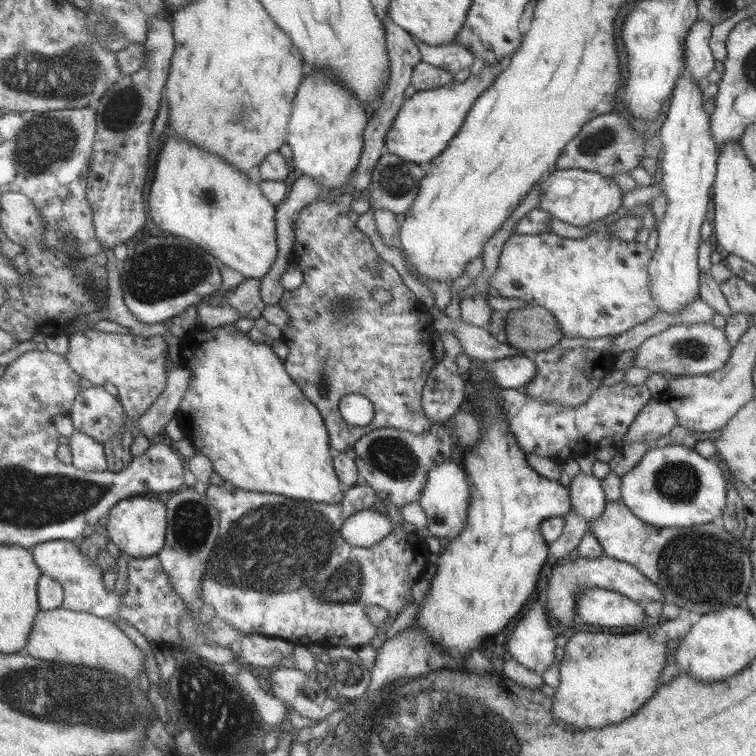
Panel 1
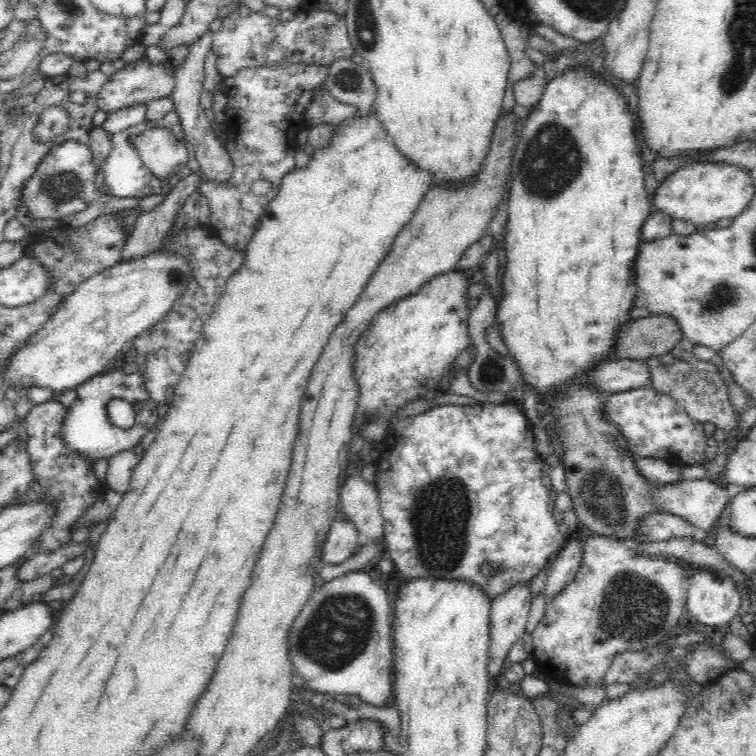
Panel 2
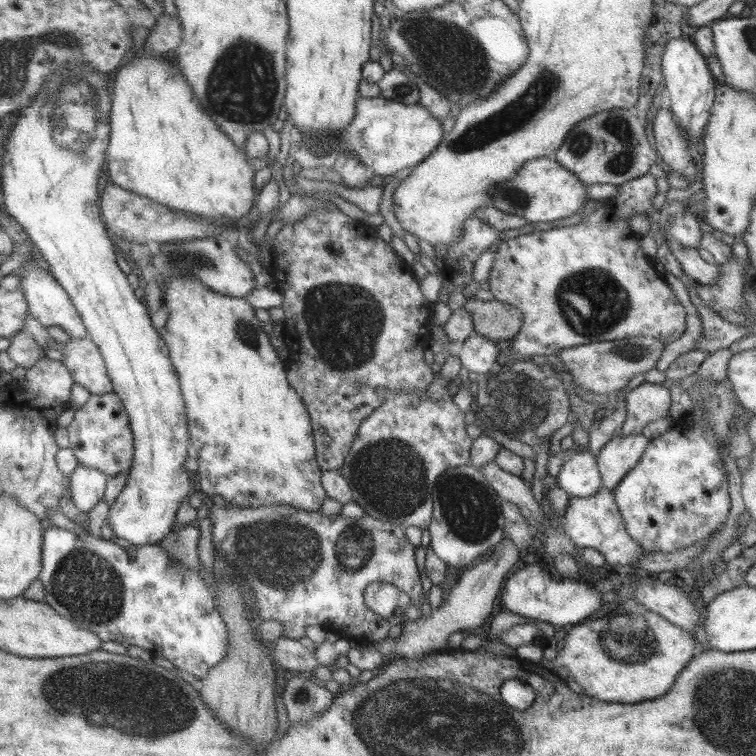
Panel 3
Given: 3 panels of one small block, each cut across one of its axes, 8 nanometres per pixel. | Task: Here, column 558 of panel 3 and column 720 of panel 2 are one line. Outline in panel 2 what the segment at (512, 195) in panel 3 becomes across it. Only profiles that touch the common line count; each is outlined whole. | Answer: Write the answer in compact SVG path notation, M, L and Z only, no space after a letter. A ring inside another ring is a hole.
M690 163L668 174L658 182L654 194L649 196L651 210L662 211L672 219L692 224L715 223L720 218L738 216L752 200L753 177L746 169L726 163Z

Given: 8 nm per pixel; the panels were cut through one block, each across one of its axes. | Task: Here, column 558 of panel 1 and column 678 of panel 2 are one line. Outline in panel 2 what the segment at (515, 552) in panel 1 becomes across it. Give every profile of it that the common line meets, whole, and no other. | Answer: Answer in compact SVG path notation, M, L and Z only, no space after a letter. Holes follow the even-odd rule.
M575 66L564 70L560 74L555 74L546 84L546 89L542 94L538 104L534 104L529 109L529 114L522 121L518 130L517 143L515 144L515 153L511 160L511 182L508 196L508 217L505 227L505 250L507 263L505 265L504 277L501 278L503 290L501 292L500 304L498 304L498 312L496 312L496 323L500 328L502 339L508 345L509 354L516 359L517 367L522 371L524 381L530 384L533 390L536 390L541 396L550 398L555 396L555 414L558 420L558 434L560 440L564 443L564 460L561 462L565 468L567 480L567 493L571 497L571 506L578 515L579 521L583 526L587 526L591 532L596 535L604 535L614 539L624 541L626 539L634 539L634 528L636 522L640 518L640 514L650 514L650 512L660 511L664 513L672 513L694 525L702 534L712 529L714 522L722 514L726 504L731 500L726 492L726 488L720 487L718 483L710 481L708 478L688 480L664 485L663 487L650 487L646 483L646 479L640 475L640 471L636 469L634 460L636 458L630 455L630 451L626 449L627 441L618 428L614 425L608 425L602 416L602 404L606 393L594 391L592 387L588 387L586 383L582 383L582 378L590 371L593 366L608 361L611 357L612 346L615 346L615 335L617 331L630 321L629 310L633 307L633 300L636 293L636 283L634 283L634 262L636 262L636 254L638 254L638 244L640 244L640 228L646 220L646 216L651 213L649 194L646 193L646 182L644 182L645 172L642 170L641 149L638 147L638 140L634 134L634 117L630 111L626 99L611 84L603 84L603 78L596 74L597 72L590 70L587 66Z

